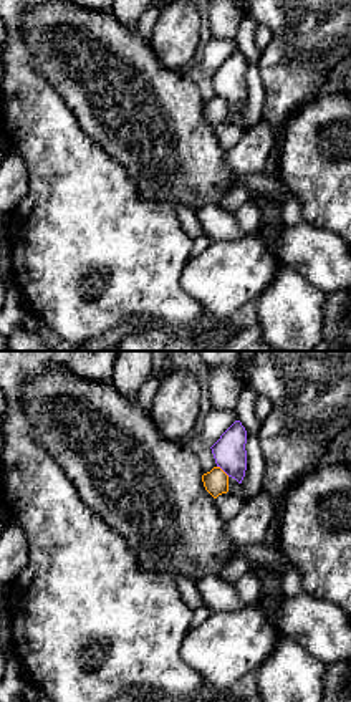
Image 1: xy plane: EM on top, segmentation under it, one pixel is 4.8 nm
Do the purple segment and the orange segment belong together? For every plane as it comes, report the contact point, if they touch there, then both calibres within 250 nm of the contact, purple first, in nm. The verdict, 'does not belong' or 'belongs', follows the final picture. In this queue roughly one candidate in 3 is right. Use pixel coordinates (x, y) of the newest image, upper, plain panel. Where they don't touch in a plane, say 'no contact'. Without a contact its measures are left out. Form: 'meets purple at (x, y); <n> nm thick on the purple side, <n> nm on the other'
meets purple at (224, 100); 160 nm thick on the purple side, 120 nm on the other

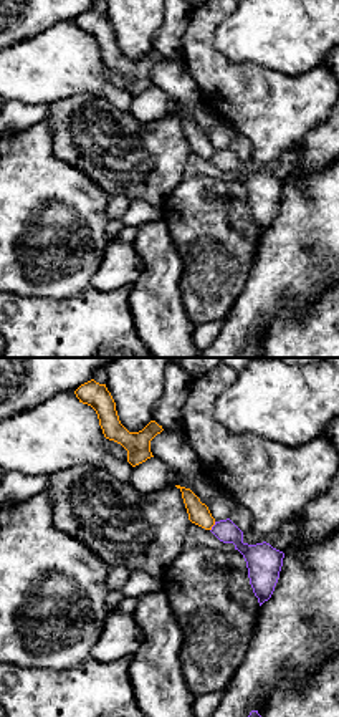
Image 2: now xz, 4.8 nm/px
meets purple at (212, 156); 110 nm thick on the purple side, 110 nm on the other

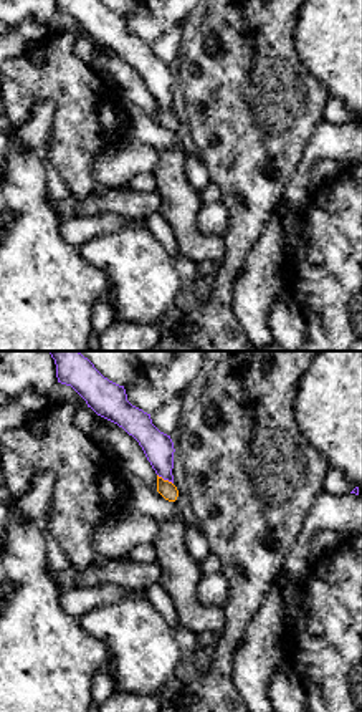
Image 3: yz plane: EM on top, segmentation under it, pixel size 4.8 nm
meets purple at (166, 108); 140 nm thick on the purple side, 80 nm on the other

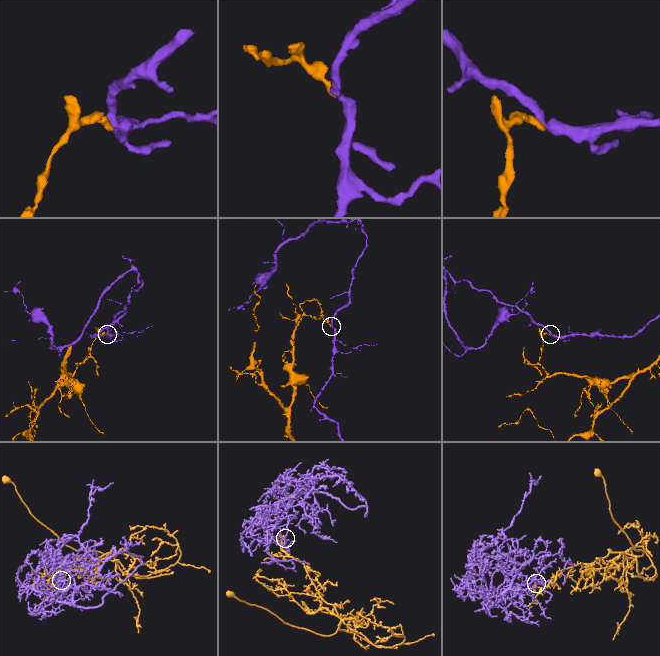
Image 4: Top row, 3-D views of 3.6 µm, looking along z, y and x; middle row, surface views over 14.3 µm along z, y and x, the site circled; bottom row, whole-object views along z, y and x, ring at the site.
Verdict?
does not belong

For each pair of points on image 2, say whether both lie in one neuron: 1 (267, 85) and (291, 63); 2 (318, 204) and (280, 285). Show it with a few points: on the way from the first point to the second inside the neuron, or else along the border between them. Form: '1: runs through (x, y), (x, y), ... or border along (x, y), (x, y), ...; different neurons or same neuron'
1: border along (243, 62), (290, 75), (303, 75), (318, 67); different neurons
2: runs through (318, 224), (291, 265); same neuron

